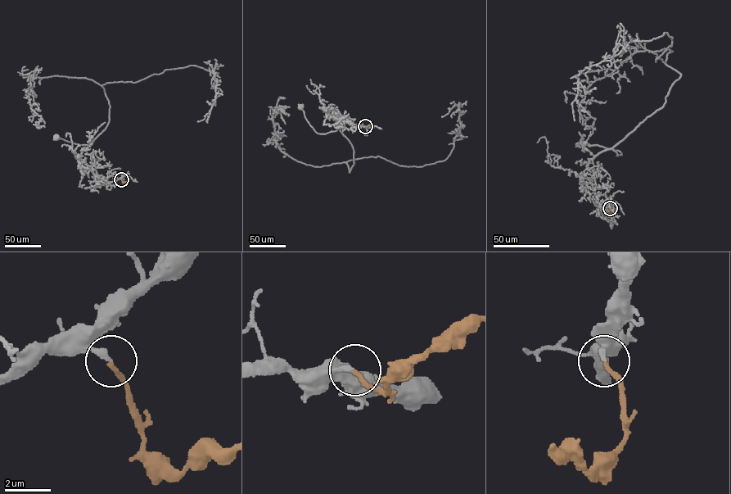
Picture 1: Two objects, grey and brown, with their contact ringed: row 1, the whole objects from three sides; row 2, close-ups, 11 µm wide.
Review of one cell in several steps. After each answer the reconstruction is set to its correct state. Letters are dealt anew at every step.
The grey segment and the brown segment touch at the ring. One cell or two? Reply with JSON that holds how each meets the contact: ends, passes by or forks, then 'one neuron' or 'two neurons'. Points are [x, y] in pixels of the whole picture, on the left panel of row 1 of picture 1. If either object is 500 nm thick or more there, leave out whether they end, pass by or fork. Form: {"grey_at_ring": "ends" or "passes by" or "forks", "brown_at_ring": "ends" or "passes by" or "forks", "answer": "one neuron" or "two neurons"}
{"grey_at_ring": "ends", "brown_at_ring": "ends", "answer": "one neuron"}

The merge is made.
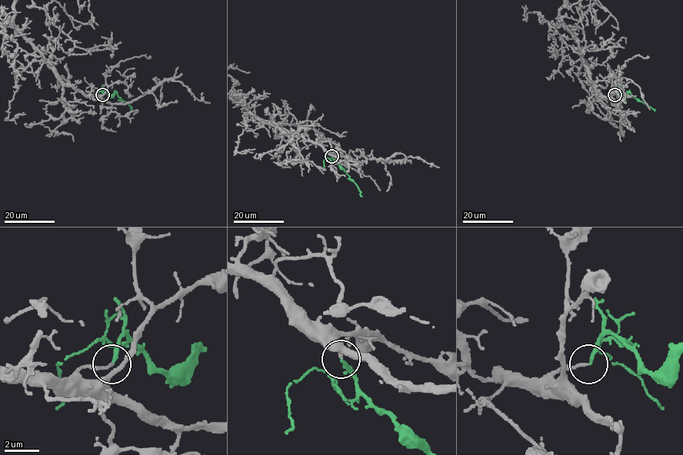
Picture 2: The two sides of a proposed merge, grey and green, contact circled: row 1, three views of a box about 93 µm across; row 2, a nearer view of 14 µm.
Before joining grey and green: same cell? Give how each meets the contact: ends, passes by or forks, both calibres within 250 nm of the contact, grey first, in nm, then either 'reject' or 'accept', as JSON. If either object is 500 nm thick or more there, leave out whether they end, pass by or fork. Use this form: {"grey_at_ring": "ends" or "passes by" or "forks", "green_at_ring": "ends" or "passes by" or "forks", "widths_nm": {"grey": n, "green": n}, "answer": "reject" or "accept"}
{"grey_at_ring": "ends", "green_at_ring": "ends", "widths_nm": {"grey": 150, "green": 180}, "answer": "accept"}

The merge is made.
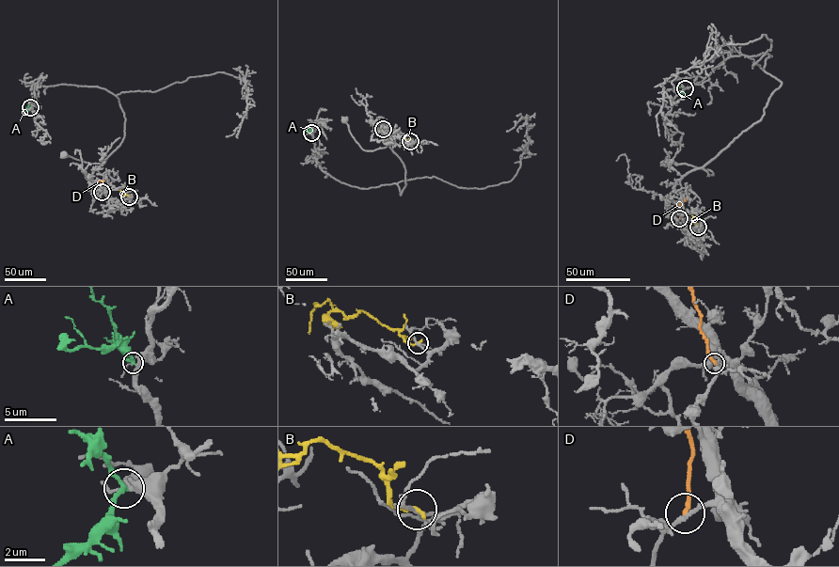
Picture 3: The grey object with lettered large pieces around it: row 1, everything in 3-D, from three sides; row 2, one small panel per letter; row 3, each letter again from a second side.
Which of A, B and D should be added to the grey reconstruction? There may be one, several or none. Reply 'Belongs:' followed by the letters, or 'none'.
Belongs: none

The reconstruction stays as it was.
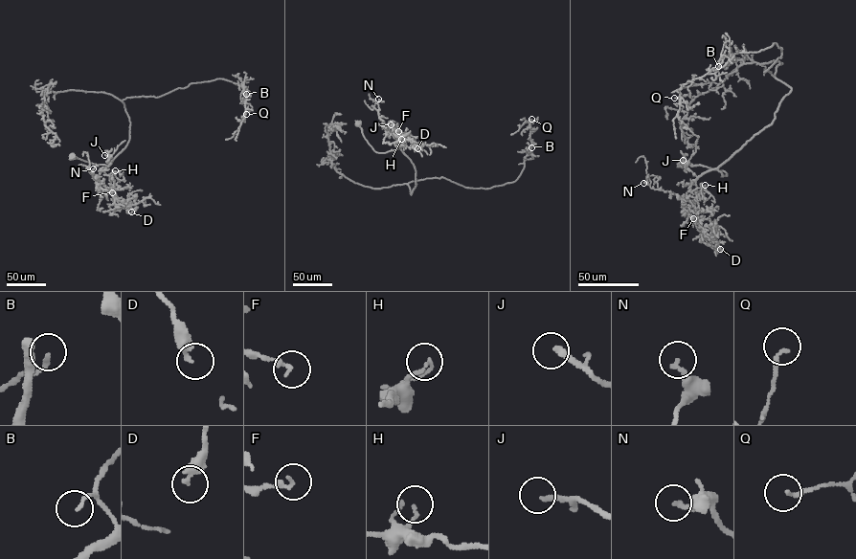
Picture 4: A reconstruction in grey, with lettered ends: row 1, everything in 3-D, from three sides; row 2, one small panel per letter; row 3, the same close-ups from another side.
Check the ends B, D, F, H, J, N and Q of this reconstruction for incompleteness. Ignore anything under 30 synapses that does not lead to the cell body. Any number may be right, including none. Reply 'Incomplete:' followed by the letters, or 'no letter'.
Incomplete: J

